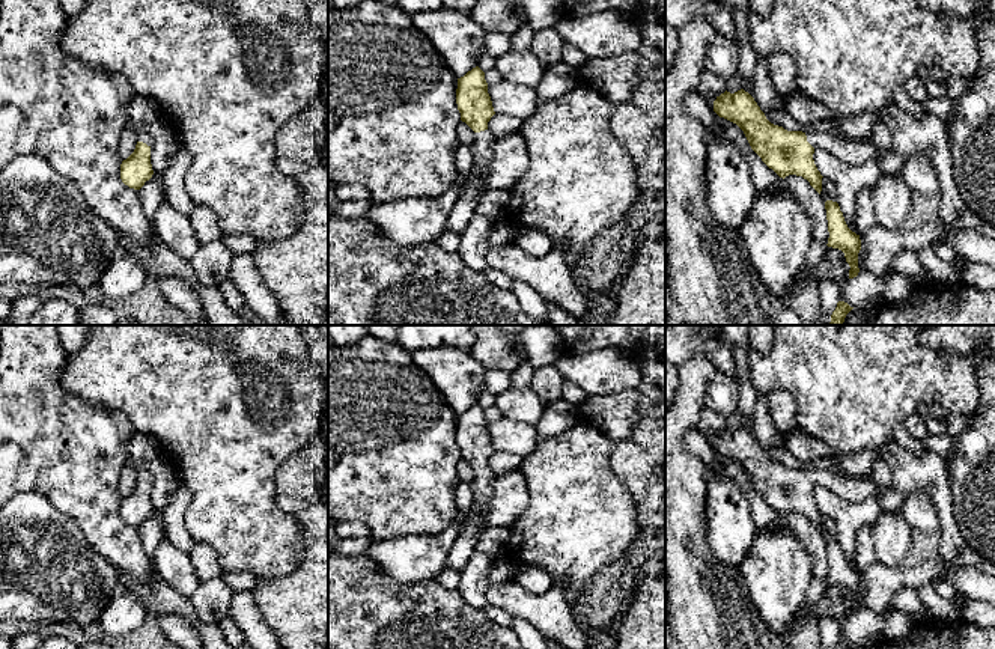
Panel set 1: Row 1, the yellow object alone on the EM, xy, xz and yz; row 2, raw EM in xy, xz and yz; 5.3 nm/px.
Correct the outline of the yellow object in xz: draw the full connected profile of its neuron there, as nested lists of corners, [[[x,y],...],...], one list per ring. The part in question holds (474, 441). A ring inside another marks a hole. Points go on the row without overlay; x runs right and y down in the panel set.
[[[479,404],[458,416],[456,441],[461,458],[476,470],[471,486],[482,535],[488,529],[485,516],[492,498],[492,485],[497,476],[488,467],[488,459],[495,449],[488,431],[485,410]]]

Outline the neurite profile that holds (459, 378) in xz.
[[[434,346],[421,348],[411,355],[456,416],[479,402],[485,392],[486,367],[477,363],[470,351],[456,346]]]

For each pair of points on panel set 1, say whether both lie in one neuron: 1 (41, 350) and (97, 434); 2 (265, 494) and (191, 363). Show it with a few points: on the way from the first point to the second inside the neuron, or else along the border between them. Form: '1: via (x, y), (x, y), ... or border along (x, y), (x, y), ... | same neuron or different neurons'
1: via (41, 372), (41, 383), (74, 416) | same neuron
2: via (240, 461), (231, 452), (231, 404), (225, 396) | same neuron

